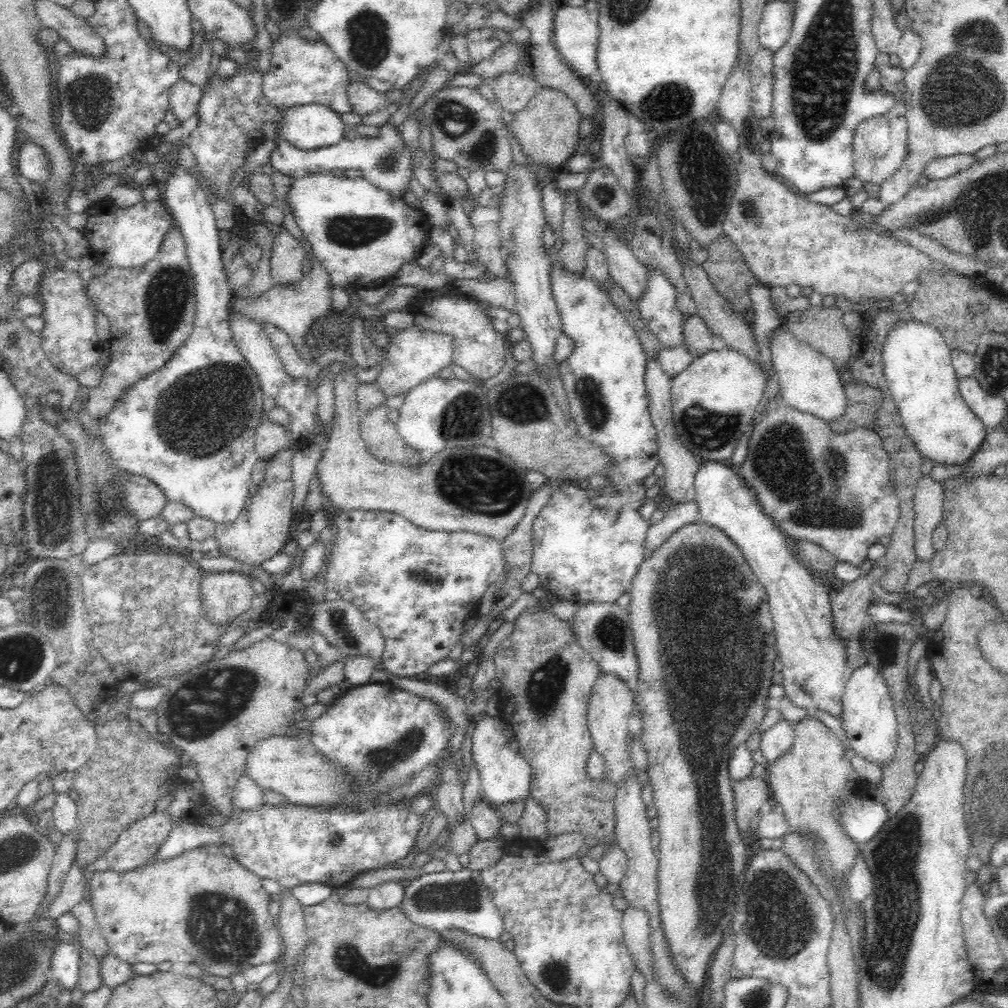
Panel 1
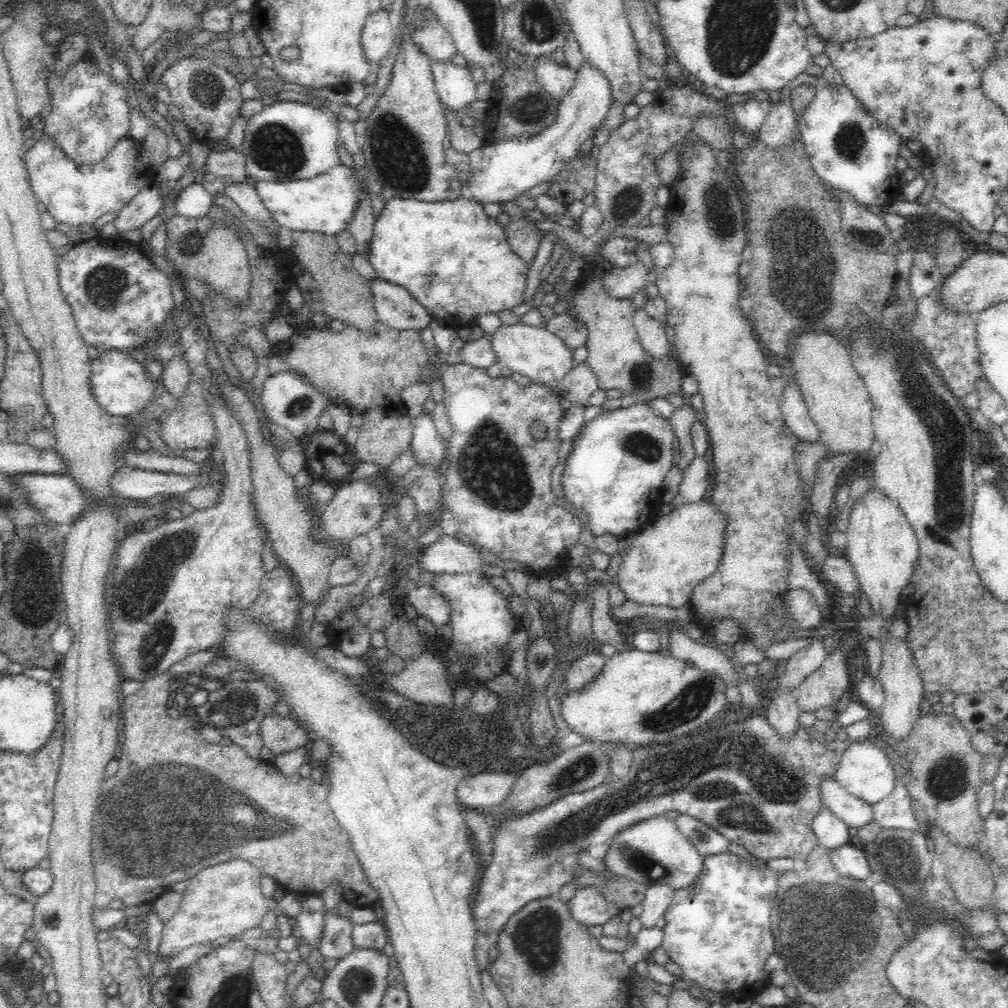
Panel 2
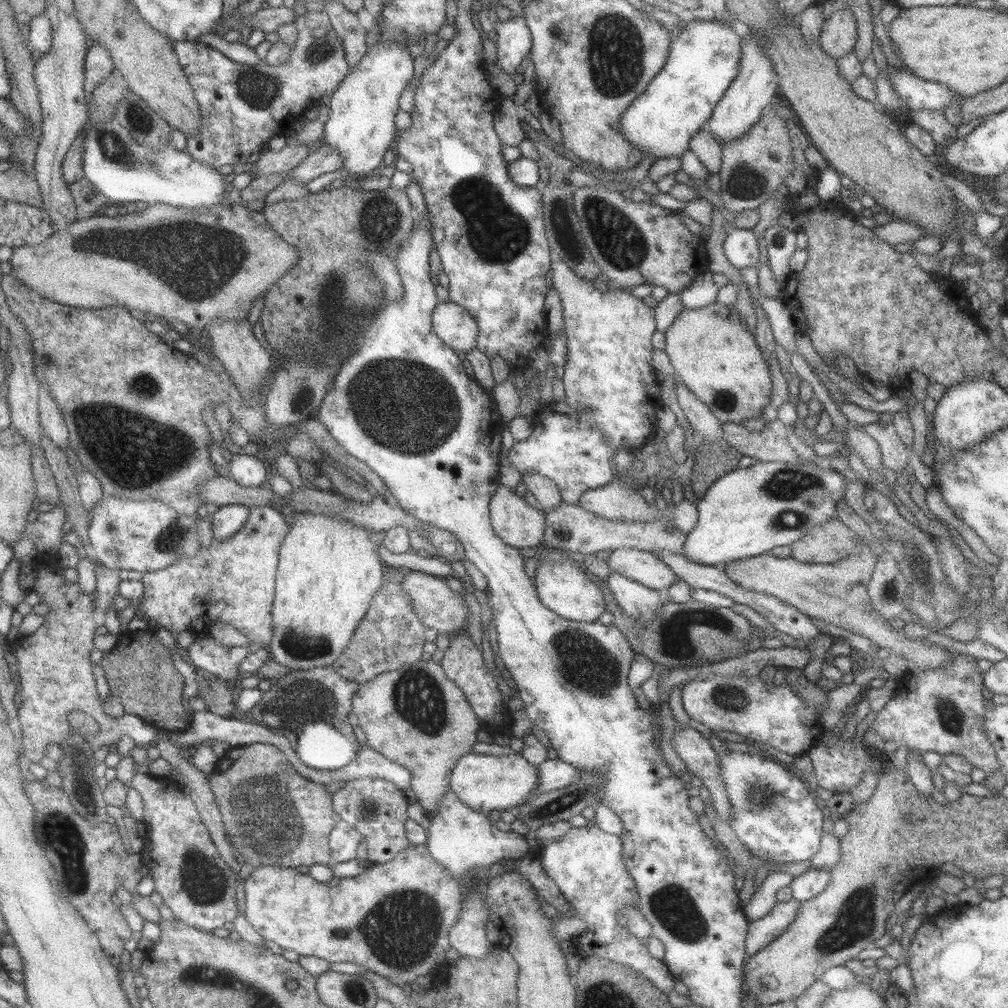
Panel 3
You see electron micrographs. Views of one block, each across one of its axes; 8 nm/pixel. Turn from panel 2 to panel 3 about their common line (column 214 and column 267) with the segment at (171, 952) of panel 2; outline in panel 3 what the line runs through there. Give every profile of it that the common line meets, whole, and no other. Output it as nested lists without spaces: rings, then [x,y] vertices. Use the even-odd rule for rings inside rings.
[[[410,845],[398,852],[389,862],[383,864],[371,864],[365,869],[365,872],[347,878],[347,880],[331,880],[329,882],[329,894],[327,894],[327,884],[316,882],[308,873],[302,874],[289,867],[259,865],[252,867],[252,871],[243,882],[245,889],[245,906],[242,915],[250,926],[261,935],[265,941],[279,945],[282,949],[293,950],[301,956],[316,956],[327,962],[352,962],[363,966],[365,970],[370,970],[387,980],[390,980],[395,986],[402,987],[404,984],[414,985],[417,976],[424,974],[434,974],[436,966],[446,963],[445,952],[449,950],[448,939],[449,929],[457,922],[461,912],[461,892],[457,886],[457,879],[453,878],[447,869],[441,866],[428,851],[425,845]]]

